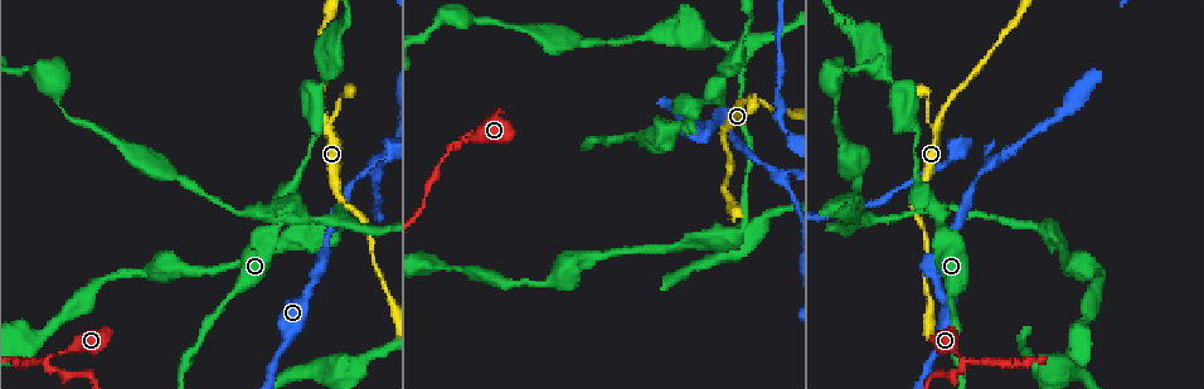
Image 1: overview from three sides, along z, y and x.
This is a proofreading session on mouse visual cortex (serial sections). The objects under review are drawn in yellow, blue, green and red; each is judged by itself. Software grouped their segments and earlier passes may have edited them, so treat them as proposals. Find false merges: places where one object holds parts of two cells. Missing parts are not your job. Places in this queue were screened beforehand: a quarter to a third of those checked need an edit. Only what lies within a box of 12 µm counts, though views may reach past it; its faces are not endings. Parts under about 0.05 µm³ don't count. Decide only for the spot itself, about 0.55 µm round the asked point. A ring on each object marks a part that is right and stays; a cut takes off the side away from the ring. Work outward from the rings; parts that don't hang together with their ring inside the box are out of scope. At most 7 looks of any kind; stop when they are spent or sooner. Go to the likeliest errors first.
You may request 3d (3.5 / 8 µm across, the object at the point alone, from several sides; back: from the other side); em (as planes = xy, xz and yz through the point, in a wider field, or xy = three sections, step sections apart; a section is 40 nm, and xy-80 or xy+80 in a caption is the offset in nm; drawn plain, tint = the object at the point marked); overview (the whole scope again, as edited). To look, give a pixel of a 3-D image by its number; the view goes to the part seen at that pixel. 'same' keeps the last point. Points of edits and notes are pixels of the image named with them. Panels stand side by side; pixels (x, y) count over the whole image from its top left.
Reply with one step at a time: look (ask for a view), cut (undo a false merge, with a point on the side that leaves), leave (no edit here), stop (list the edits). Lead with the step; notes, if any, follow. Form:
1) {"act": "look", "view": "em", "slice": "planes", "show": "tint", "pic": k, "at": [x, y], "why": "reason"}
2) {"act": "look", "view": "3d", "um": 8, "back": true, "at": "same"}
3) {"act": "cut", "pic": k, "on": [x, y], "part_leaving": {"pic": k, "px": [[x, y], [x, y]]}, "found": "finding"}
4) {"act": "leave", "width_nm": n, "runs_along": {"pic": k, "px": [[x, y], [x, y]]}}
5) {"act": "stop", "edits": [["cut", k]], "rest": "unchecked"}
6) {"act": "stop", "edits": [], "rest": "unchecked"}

{"act": "look", "view": "3d", "um": 3.5, "back": true, "pic": 1, "at": [994, 160]}

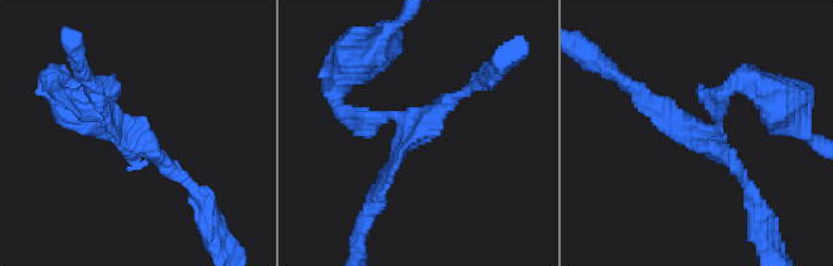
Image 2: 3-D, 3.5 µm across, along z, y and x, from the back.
{"act": "look", "view": "em", "slice": "xy", "step": 2, "show": "tint", "pic": 2, "at": [131, 134], "why": "need the tissue"}

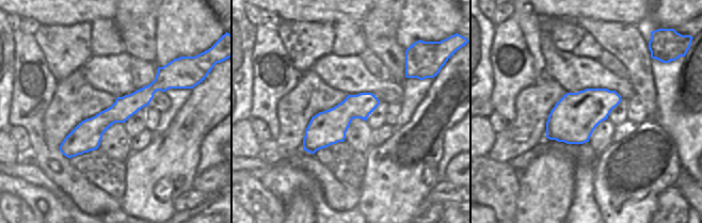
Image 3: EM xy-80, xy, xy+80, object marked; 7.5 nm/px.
{"act": "leave", "arms": 3, "arm_widths_nm": [150, 200, 200], "runs_along": {"pic": 2, "px": [[469, 90], [407, 138], [379, 192]]}, "found": "continuous, no second cell"}

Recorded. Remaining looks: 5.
{"act": "look", "view": "3d", "um": 3.5, "pic": 1, "at": [928, 117]}

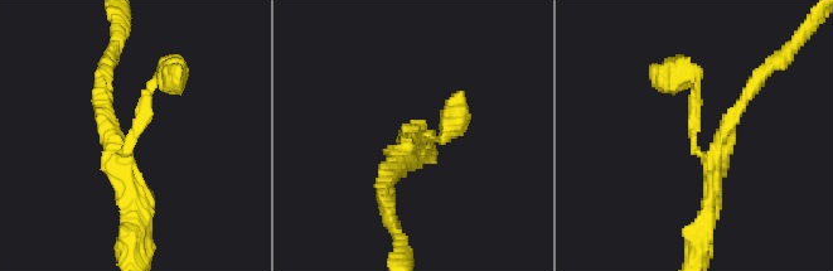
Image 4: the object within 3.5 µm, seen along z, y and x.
{"act": "look", "view": "em", "slice": "xy", "step": 5, "show": "tint", "pic": 4, "at": [694, 135], "arms": 3, "arm_widths_nm": [150, 200, 200], "why": "need the tissue"}

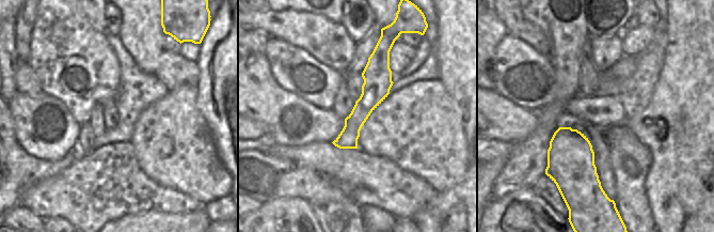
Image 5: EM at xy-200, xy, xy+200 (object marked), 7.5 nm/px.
{"act": "leave", "runs_along": {"pic": 4, "px": [[131, 207], [124, 153], [146, 95], [169, 74]]}, "found": "all the same cell"}

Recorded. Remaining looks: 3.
{"act": "look", "view": "3d", "um": 8, "pic": 1, "at": [45, 361], "why": "thin neck"}

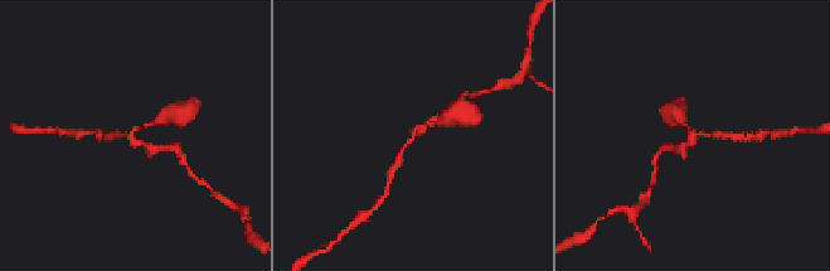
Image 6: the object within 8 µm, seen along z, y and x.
{"act": "look", "view": "3d", "um": 3.5, "pic": 6, "at": [696, 134]}

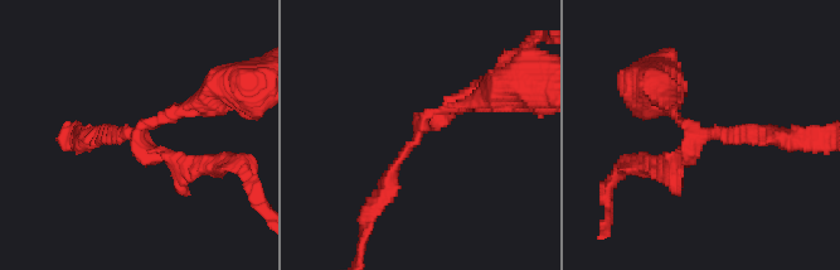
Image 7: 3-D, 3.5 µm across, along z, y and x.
{"act": "leave", "found": "one cell here"}

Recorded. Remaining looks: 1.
{"act": "stop", "edits": [], "rest": "unchecked"}

